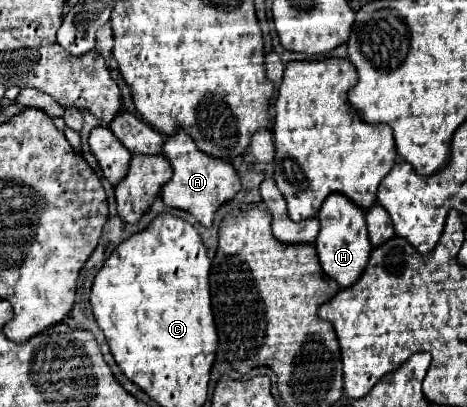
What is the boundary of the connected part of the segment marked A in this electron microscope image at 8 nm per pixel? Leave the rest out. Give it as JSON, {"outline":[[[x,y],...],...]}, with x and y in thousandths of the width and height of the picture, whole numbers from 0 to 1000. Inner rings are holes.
{"outline":[[[392,322],[358,337],[358,346],[349,356],[349,376],[370,410],[370,435],[345,469],[349,499],[358,509],[400,518],[435,558],[452,558],[465,514],[473,504],[482,504],[486,494],[495,494],[507,479],[507,469],[516,464],[516,445],[512,445],[512,430],[503,425],[499,405],[486,396],[469,396],[460,386],[443,386],[439,376],[418,366],[418,351],[409,346],[409,337],[400,337],[400,327],[392,327]]]}

